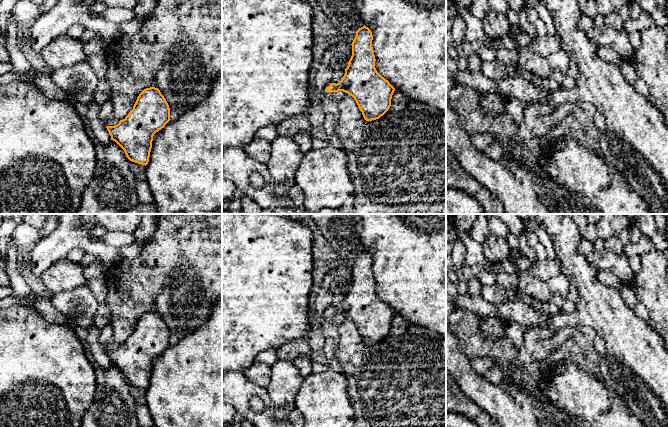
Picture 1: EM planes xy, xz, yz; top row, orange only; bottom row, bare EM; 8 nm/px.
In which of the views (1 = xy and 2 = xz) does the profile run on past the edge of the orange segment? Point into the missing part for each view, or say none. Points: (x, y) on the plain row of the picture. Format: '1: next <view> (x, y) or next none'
1: next none
2: next xz (325, 317)

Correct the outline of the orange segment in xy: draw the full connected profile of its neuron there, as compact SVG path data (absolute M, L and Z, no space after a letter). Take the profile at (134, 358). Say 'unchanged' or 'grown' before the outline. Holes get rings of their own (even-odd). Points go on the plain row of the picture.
unchanged; M155 311L144 313L129 338L115 350L106 350L111 364L135 387L147 389L153 360L170 345L169 329Z

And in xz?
grown; M365 249L356 255L352 280L339 307L329 306L324 319L343 315L351 319L366 345L379 343L391 330L395 312L375 292L373 259Z

